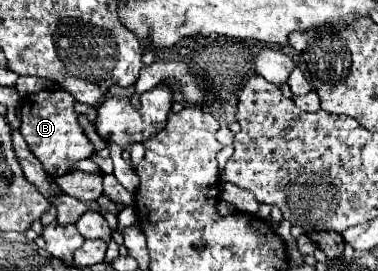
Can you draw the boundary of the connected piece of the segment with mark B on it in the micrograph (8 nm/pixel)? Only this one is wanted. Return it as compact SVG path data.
M44 89L22 99L22 137L26 139L30 151L38 157L46 173L52 177L66 175L68 169L82 159L88 159L94 153L92 141L86 137L78 115L74 111L74 97L64 89Z

